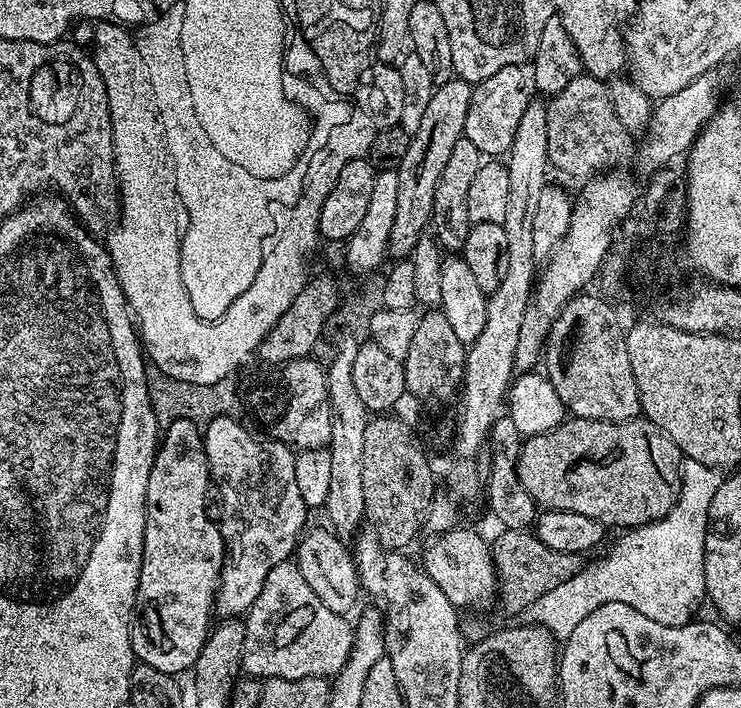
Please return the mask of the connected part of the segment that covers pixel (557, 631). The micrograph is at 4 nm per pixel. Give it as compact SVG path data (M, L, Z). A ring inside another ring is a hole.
M685 459L680 469L680 497L676 505L661 518L638 528L625 531L608 548L608 556L585 563L574 578L554 586L542 598L519 613L521 625L534 624L552 633L563 642L574 634L574 626L598 606L606 602L626 602L638 614L662 622L662 626L691 624L700 603L705 603L704 540L707 538L708 511L722 476L697 460Z

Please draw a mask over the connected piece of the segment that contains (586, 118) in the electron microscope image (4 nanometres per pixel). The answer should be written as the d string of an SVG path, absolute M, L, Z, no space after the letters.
M581 74L566 90L551 97L547 106L548 163L555 171L557 168L568 176L592 178L611 164L624 164L627 160L629 163L633 159L634 137L618 120L605 81Z

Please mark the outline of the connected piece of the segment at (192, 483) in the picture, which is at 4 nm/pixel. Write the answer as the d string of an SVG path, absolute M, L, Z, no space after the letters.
M175 420L163 429L162 443L156 459L152 461L150 482L146 486L144 545L132 622L133 657L141 664L154 666L154 670L173 674L181 674L187 668L189 671L195 665L198 654L202 654L202 646L208 641L210 625L214 620L216 585L220 582L220 571L224 565L224 539L220 524L208 517L208 484L210 473L201 425L194 421Z

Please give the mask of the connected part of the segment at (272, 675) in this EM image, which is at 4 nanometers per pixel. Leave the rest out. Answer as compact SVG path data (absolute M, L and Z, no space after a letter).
M294 562L274 566L274 570L270 570L270 574L266 574L262 594L258 594L258 598L246 613L243 671L247 675L270 680L297 680L311 676L333 678L350 658L353 625L347 624L344 620L347 619L341 613L330 610L330 606L325 606L322 598L318 598L318 594L314 594L314 590L310 590L310 585L306 583L306 578L302 578L302 574Z

